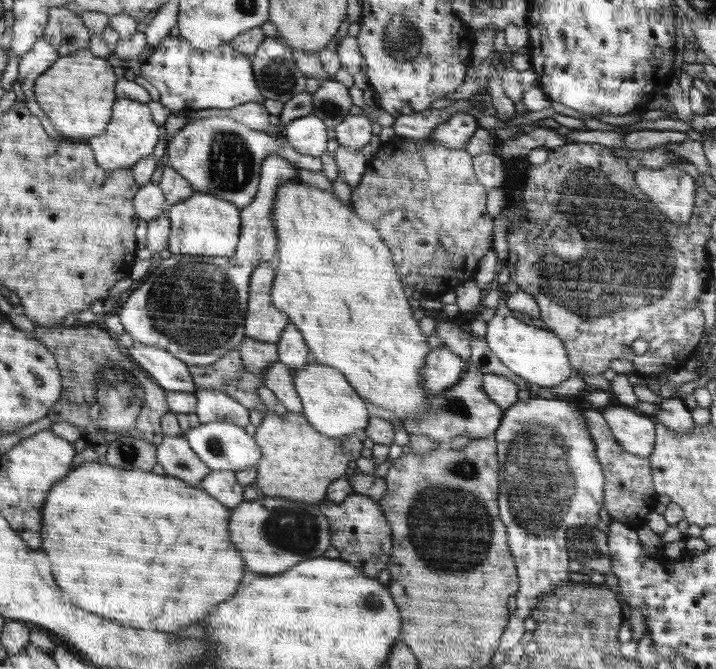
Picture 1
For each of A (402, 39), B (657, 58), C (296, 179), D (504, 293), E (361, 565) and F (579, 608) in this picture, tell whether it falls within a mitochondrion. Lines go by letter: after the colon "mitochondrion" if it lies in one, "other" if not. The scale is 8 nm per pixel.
A: mitochondrion
B: other
C: other
D: other
E: other
F: mitochondrion

